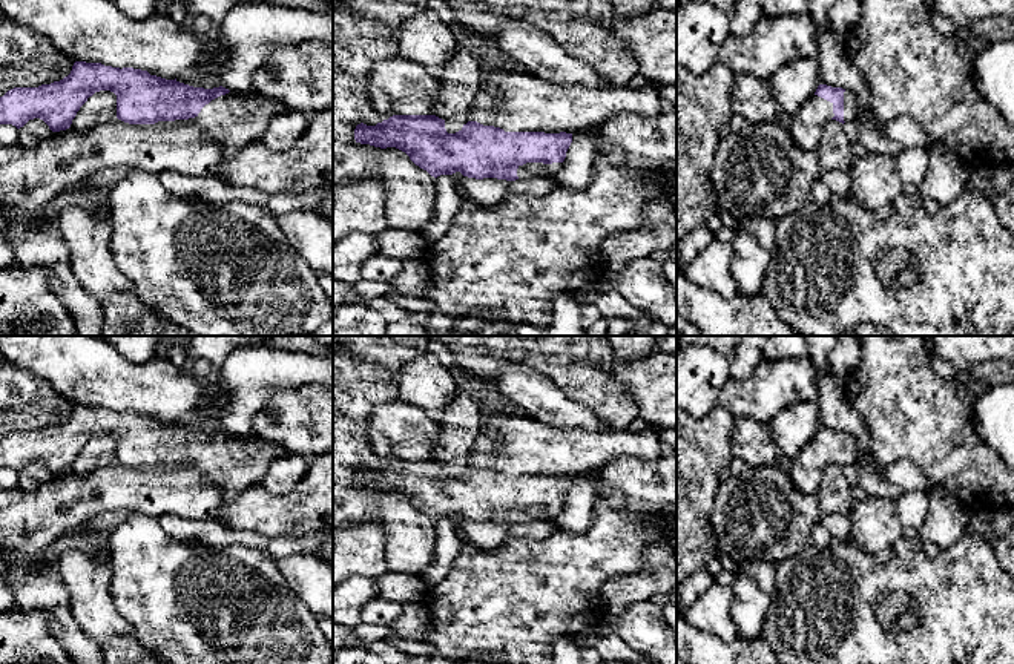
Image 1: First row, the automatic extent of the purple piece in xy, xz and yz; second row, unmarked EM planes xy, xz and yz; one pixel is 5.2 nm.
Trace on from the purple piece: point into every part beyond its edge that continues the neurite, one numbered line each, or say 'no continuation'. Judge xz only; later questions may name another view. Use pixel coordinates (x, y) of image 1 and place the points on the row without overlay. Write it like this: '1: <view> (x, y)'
1: xz (530, 514)

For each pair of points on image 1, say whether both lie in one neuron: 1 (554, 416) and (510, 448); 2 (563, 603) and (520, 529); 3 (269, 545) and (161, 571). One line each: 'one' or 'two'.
1: two
2: two
3: two

